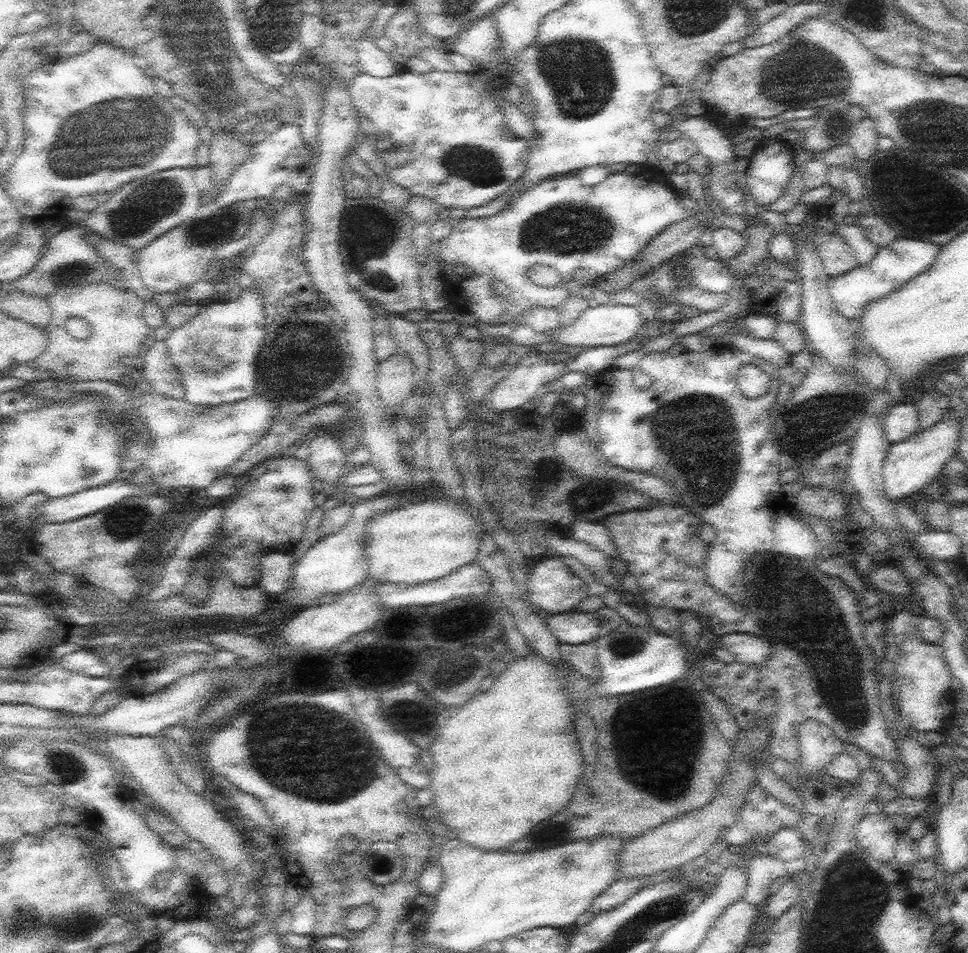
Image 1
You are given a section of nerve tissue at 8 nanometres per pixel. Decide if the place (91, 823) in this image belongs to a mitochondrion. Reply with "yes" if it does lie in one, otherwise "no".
no

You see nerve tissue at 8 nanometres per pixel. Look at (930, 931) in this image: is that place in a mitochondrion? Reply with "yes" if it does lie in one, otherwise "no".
no

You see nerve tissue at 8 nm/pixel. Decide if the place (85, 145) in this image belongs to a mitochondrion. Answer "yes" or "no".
yes

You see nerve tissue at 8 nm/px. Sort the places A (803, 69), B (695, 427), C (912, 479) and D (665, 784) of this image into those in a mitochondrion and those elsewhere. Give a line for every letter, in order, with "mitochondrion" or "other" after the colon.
A: mitochondrion
B: mitochondrion
C: other
D: other

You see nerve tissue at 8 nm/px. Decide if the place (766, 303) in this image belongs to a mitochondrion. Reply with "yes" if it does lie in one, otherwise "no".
no

